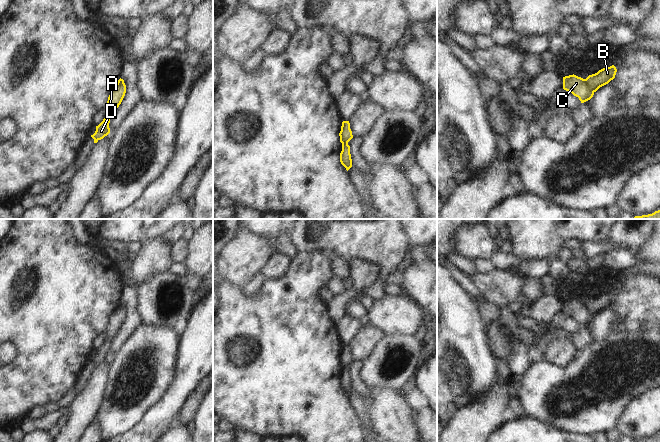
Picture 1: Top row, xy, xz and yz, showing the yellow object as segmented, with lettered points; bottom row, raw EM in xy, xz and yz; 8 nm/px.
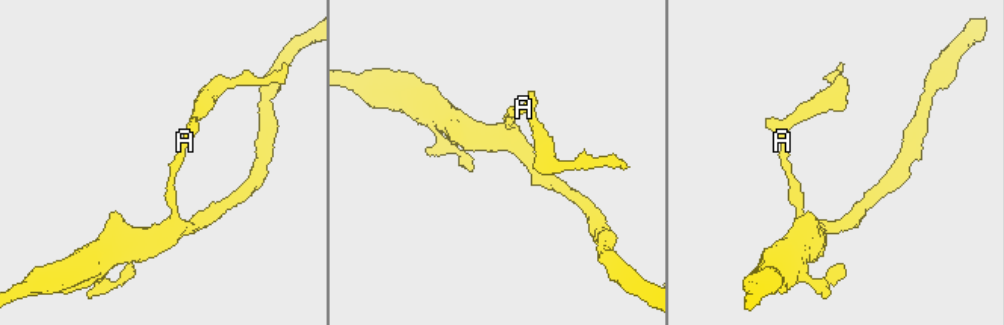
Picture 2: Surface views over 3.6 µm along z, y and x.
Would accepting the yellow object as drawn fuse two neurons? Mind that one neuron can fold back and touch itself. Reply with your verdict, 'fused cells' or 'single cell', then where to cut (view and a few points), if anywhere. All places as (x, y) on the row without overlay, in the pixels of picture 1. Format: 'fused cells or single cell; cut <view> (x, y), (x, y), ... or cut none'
fused cells; cut yz (584, 303), (586, 308), (594, 315)

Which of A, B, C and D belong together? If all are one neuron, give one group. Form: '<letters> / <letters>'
A C D / B

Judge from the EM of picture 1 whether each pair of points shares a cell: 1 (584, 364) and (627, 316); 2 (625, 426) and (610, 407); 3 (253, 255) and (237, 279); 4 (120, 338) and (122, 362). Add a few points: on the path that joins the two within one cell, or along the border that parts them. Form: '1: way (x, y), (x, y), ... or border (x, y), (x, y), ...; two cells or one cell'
1: border (614, 322), (639, 325); two cells
2: border (633, 400), (628, 404), (615, 427); two cells
3: way (247, 261), (238, 270), (238, 273); one cell
4: border (136, 328), (124, 343), (110, 355); two cells

